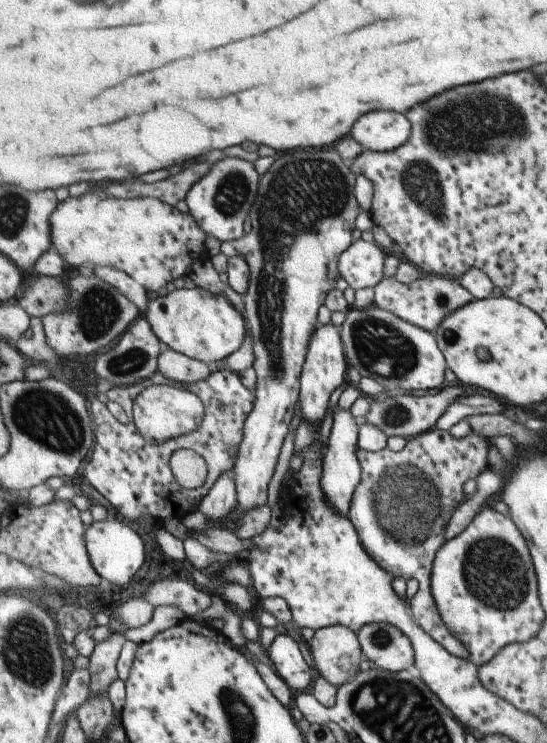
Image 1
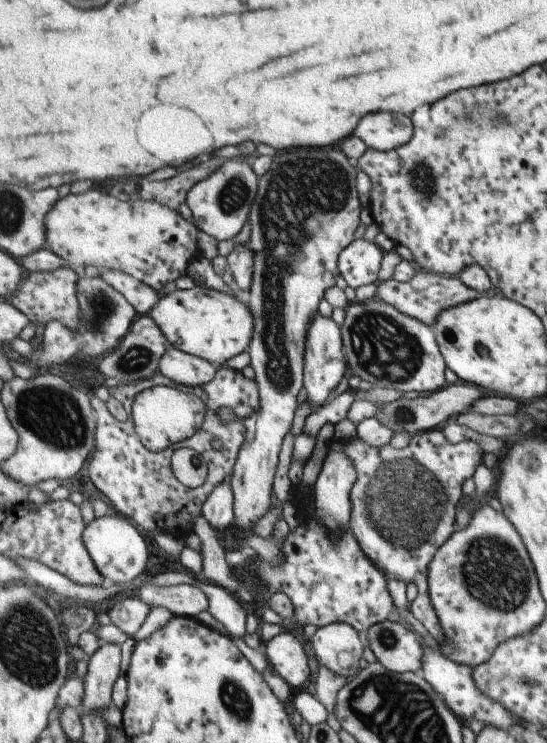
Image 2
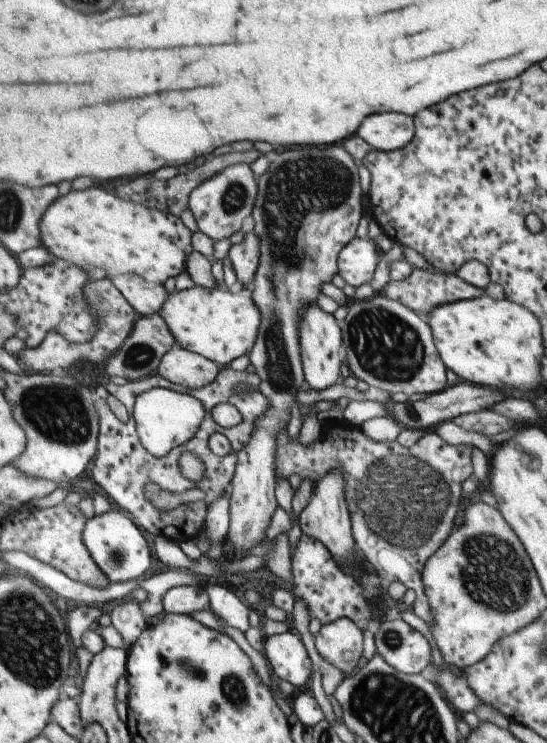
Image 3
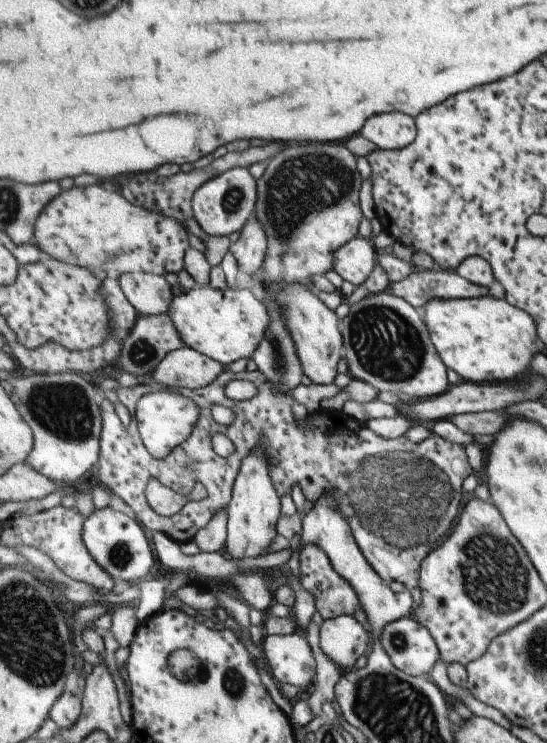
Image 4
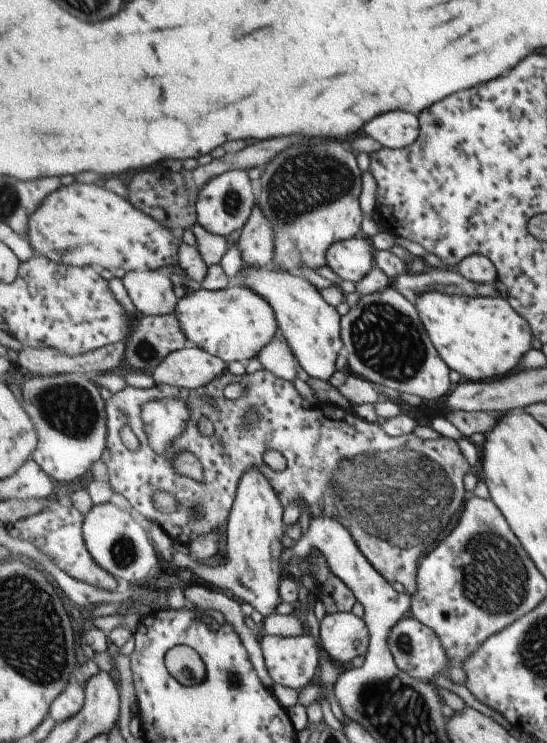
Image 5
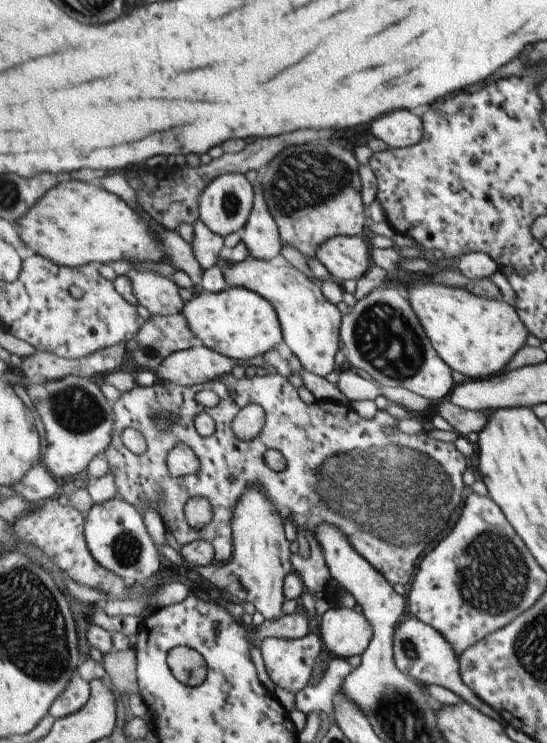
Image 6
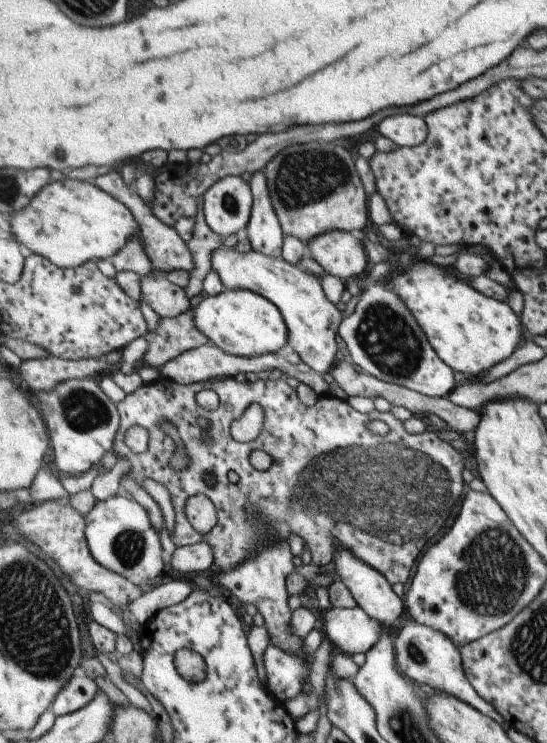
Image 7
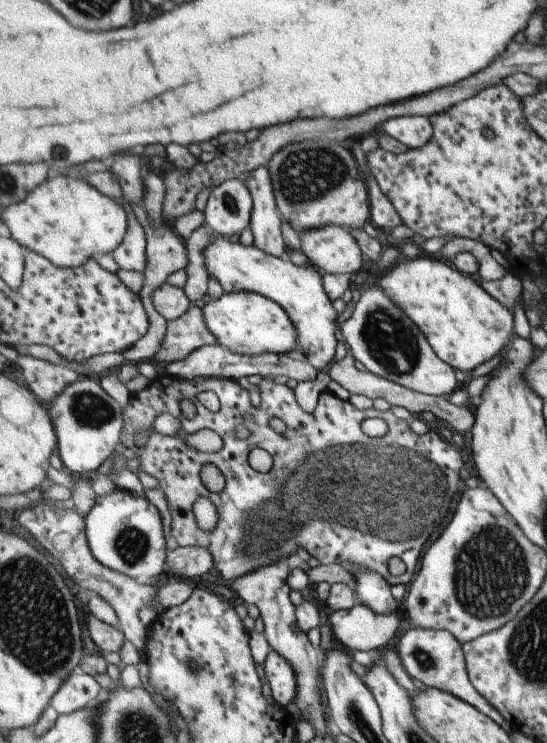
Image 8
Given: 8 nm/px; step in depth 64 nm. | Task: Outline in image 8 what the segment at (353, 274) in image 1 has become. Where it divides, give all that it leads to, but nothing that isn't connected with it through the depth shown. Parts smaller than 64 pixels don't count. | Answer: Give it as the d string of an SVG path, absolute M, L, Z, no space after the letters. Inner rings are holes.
M329 224L317 230L299 232L301 248L323 275L357 274L365 256L349 228Z

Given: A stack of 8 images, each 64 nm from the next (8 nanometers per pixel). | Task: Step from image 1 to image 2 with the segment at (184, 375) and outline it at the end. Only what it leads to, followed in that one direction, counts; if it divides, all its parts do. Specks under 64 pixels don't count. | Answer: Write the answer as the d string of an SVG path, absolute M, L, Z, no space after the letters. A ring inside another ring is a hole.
M171 345L171 349L162 356L158 368L169 380L177 384L196 387L209 384L217 376L218 370L211 362Z

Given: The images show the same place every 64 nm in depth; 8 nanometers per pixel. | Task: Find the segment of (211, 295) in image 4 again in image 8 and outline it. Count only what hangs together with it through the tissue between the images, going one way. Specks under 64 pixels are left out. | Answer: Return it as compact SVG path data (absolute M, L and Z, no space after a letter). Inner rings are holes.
M254 292L225 293L221 300L209 301L203 307L203 316L206 317L207 326L219 338L219 343L233 352L249 356L259 356L267 353L283 354L299 348L299 328L291 320L290 313L281 304L277 304L270 297Z

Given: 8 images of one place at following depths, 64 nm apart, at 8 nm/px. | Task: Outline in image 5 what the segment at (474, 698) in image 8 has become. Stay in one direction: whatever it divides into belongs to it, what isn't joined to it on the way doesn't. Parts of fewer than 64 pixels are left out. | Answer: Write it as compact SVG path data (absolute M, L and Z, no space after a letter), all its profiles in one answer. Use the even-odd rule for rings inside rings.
M415 617L401 619L395 625L391 630L390 648L399 668L419 680L433 682L433 677L438 673L447 676L448 669L453 665L450 653L439 640L438 633Z

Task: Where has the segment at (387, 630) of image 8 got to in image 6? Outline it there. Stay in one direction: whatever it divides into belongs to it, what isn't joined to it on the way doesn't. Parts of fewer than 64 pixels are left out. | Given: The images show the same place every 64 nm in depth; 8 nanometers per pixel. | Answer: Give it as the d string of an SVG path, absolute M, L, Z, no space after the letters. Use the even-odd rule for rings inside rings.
M333 604L320 620L320 632L325 650L336 658L362 655L375 636L365 613Z

